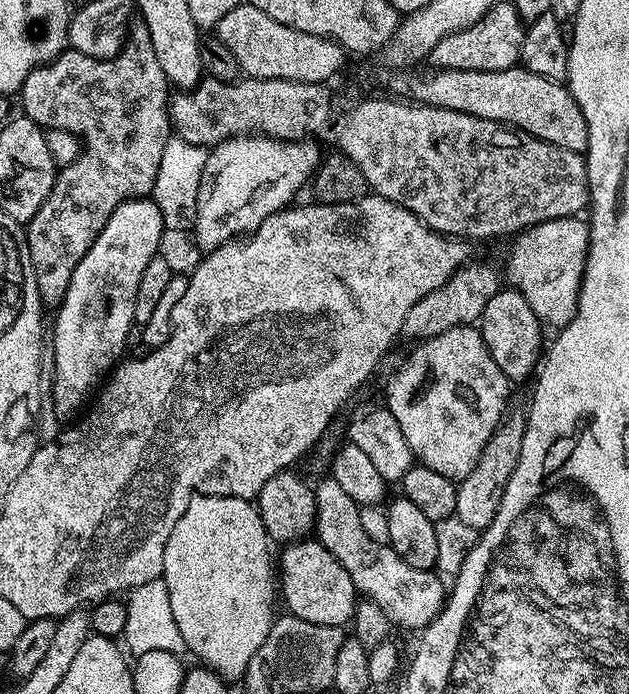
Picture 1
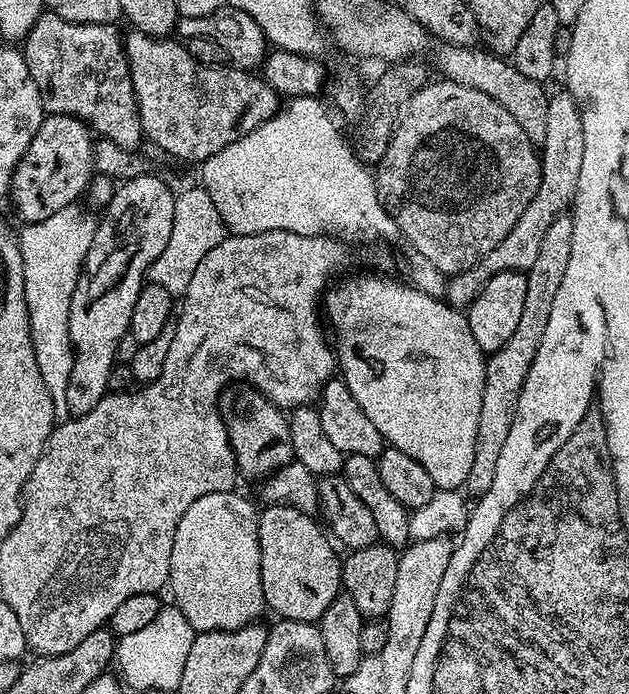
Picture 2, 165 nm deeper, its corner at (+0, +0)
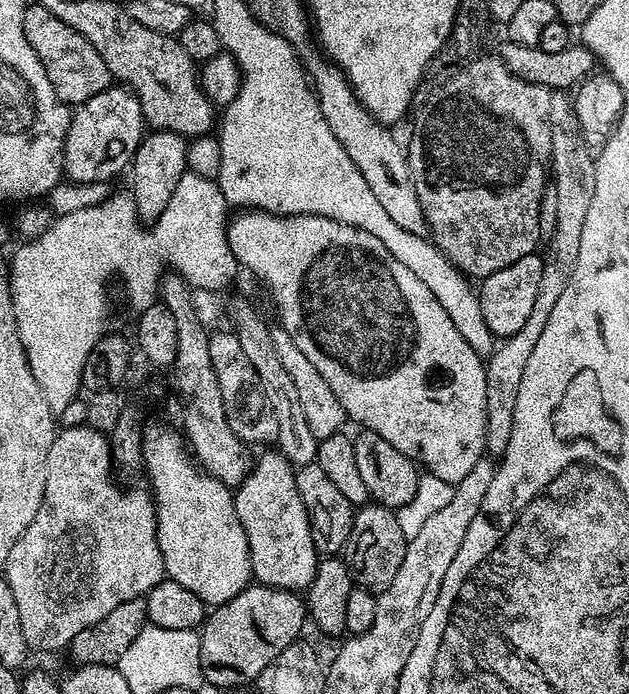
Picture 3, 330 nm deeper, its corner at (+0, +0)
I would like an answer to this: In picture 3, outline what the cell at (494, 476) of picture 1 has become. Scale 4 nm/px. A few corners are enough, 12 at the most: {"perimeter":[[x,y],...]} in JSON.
{"perimeter":[[551,93],[556,224],[518,333],[485,361],[485,451],[503,457],[526,362],[578,262],[596,166]]}

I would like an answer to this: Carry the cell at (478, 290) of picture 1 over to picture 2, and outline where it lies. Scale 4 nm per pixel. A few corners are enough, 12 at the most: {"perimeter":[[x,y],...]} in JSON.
{"perimeter":[[566,90],[548,100],[540,182],[488,256],[446,284],[472,303],[499,272],[527,273],[554,218],[575,200],[582,118]]}

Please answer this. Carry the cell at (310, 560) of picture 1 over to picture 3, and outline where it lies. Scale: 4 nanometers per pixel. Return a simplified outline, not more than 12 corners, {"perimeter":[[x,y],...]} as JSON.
{"perimeter":[[293,465],[235,489],[255,583],[303,593],[318,553]]}

